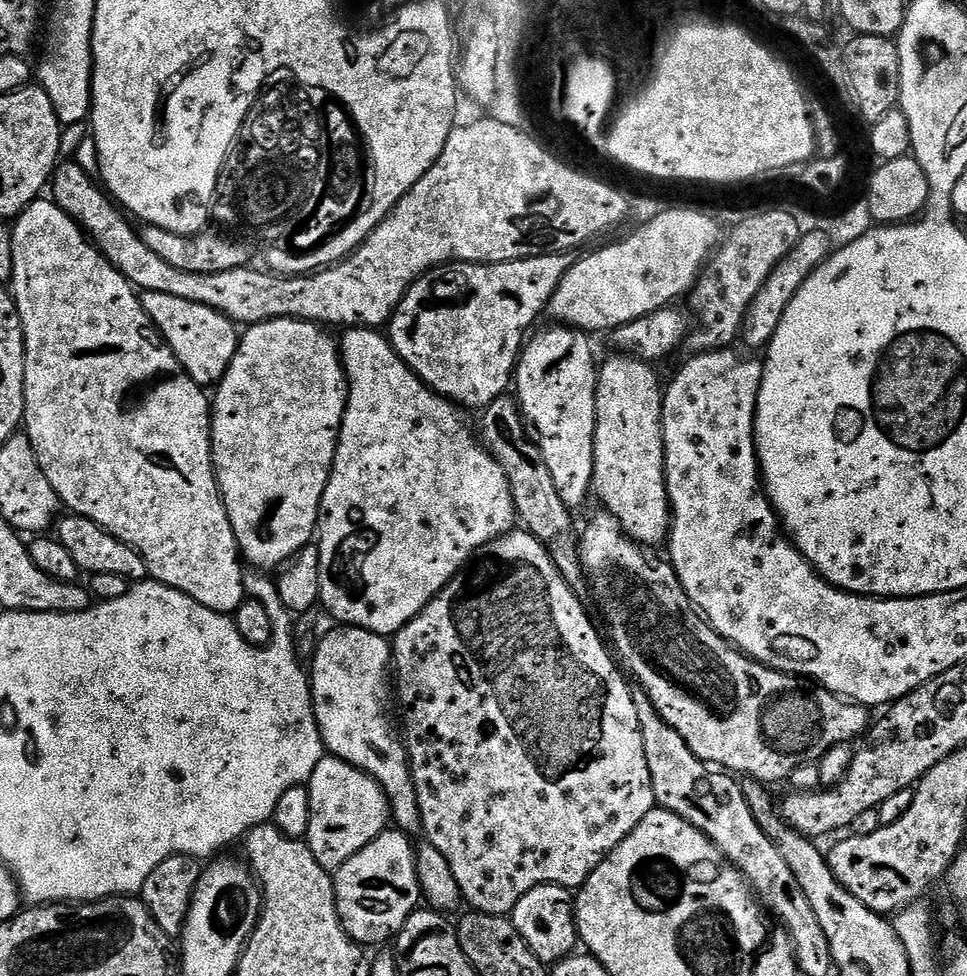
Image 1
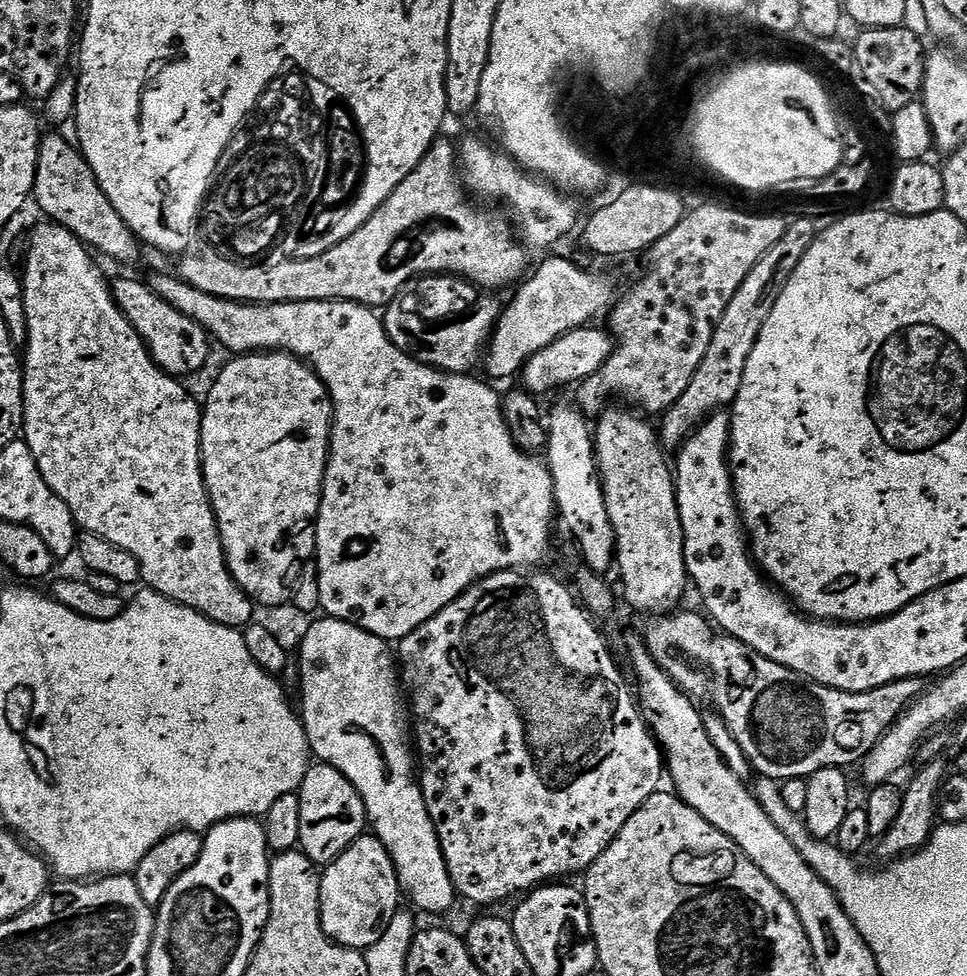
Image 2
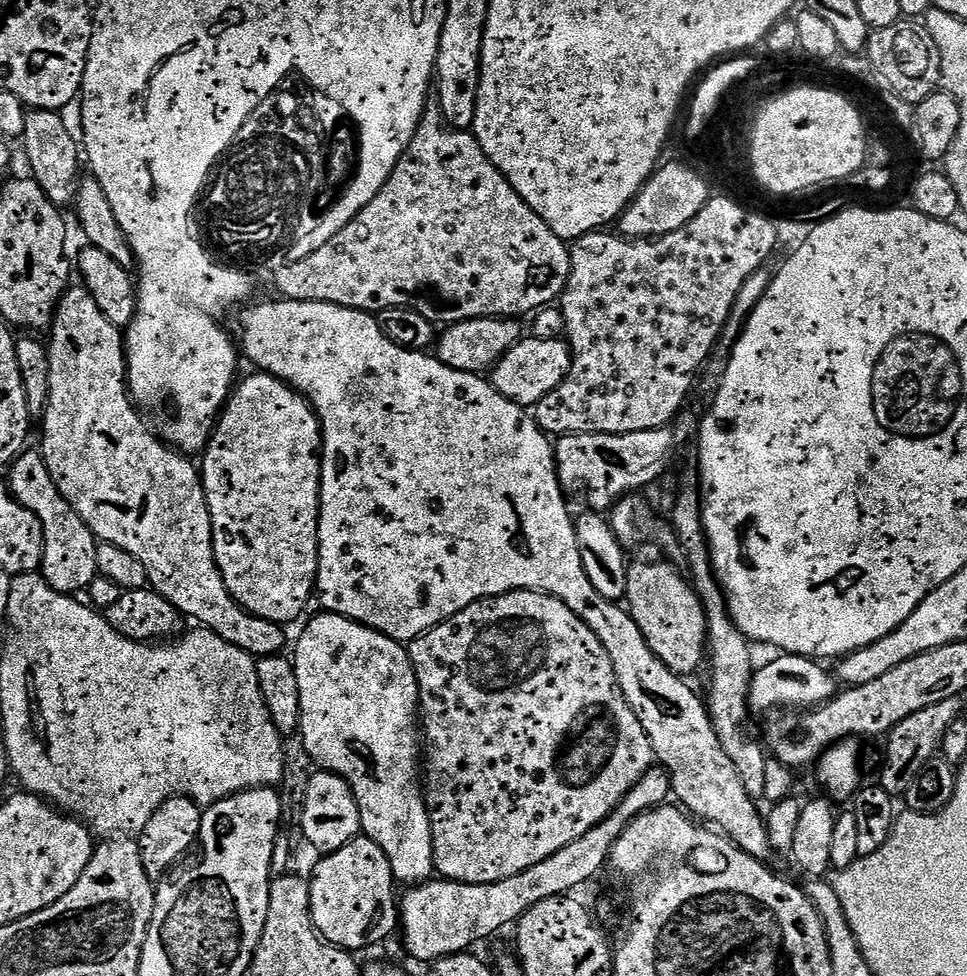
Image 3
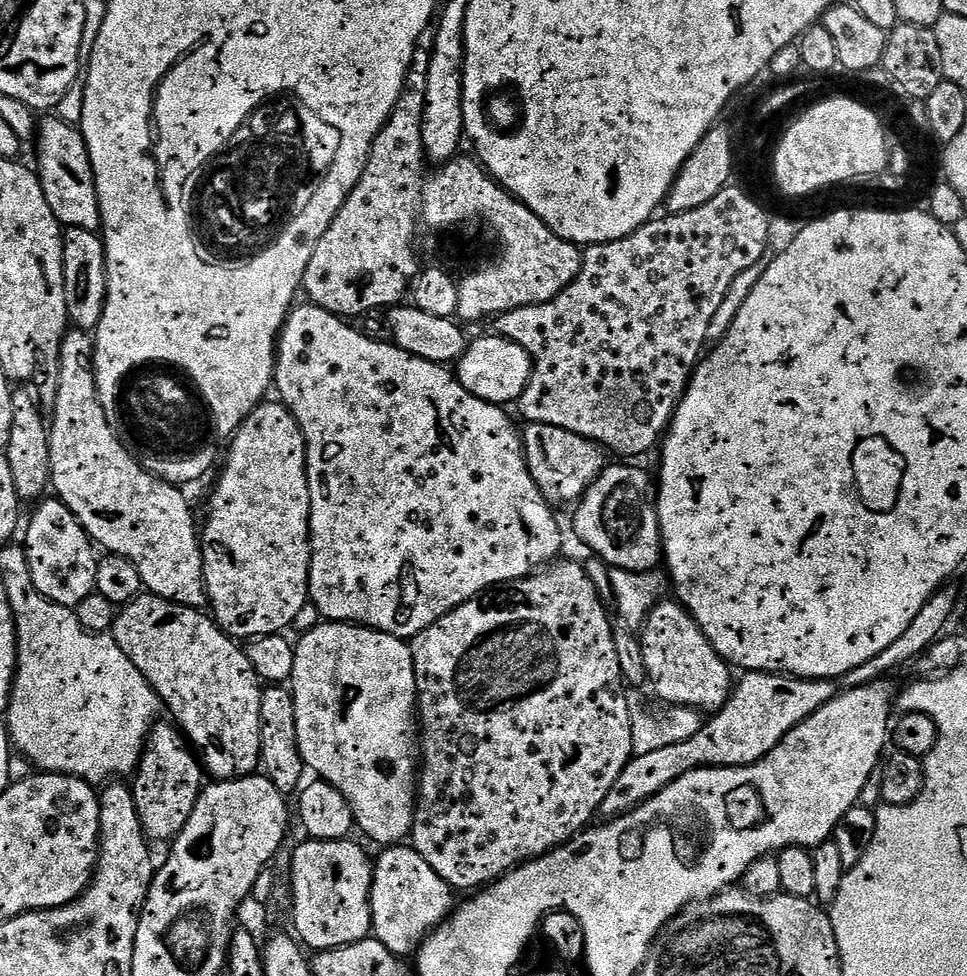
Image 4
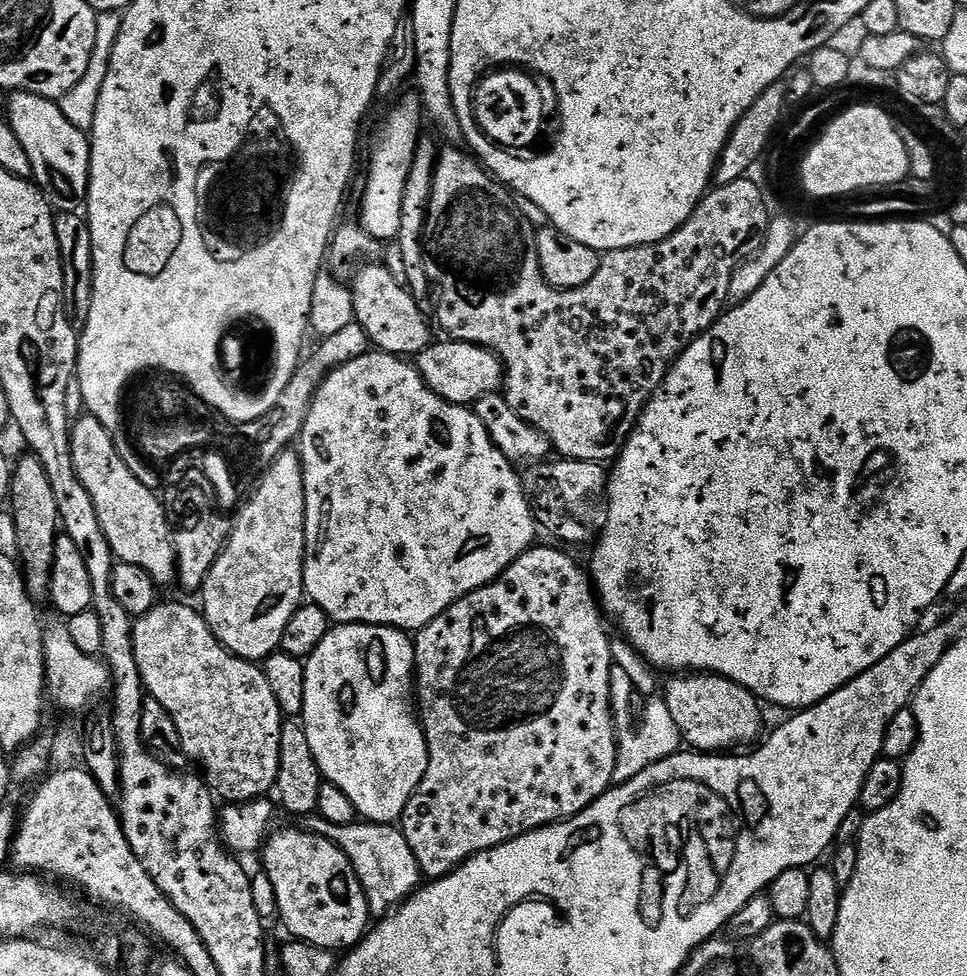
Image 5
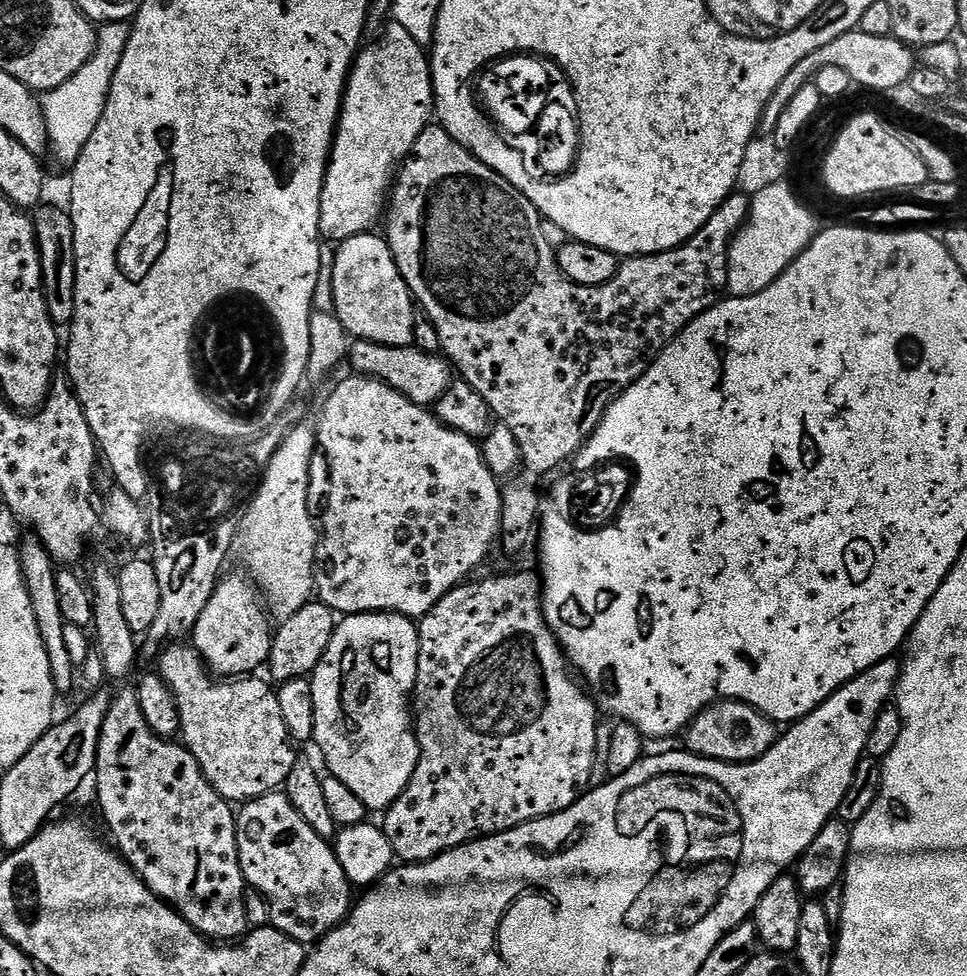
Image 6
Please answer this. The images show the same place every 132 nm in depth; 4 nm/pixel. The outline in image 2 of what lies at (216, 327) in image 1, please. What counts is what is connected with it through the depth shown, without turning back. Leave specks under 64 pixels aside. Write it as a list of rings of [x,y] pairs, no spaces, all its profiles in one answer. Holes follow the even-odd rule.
[[[112,280],[110,284],[112,296],[122,314],[134,326],[134,330],[142,338],[142,342],[152,355],[152,360],[169,376],[185,378],[200,372],[208,364],[208,355],[214,349],[213,341],[208,331],[194,318],[186,318],[182,310],[174,310],[170,302],[162,299],[147,283],[140,280]]]

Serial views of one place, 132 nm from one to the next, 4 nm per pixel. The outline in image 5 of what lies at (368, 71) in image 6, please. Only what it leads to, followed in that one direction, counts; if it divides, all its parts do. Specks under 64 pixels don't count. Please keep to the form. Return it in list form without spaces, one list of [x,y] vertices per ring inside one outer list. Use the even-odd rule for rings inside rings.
[[[416,94],[411,95],[401,95],[395,101],[397,104],[389,110],[388,117],[381,122],[380,129],[372,140],[372,153],[368,156],[368,177],[364,180],[364,193],[360,196],[358,223],[361,228],[381,242],[395,241],[400,235],[402,198],[406,190],[406,178],[410,174],[412,159],[422,135],[420,97]]]

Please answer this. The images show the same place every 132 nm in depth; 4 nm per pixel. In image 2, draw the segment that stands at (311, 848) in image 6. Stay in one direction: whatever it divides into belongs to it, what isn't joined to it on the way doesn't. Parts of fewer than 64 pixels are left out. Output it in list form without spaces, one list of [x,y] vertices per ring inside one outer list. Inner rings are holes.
[[[375,834],[359,836],[337,860],[323,869],[320,878],[322,930],[343,948],[363,950],[374,946],[386,926],[390,926],[390,918],[401,908],[402,893],[394,862]]]

